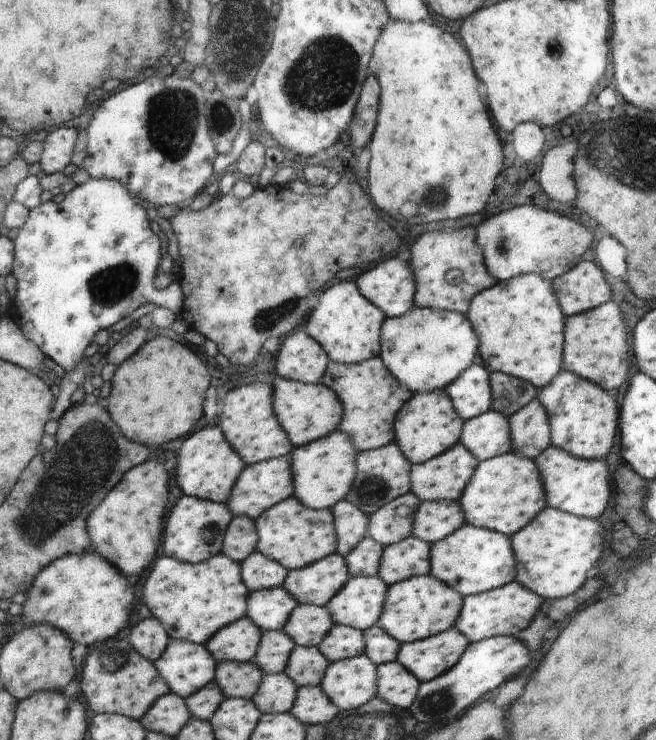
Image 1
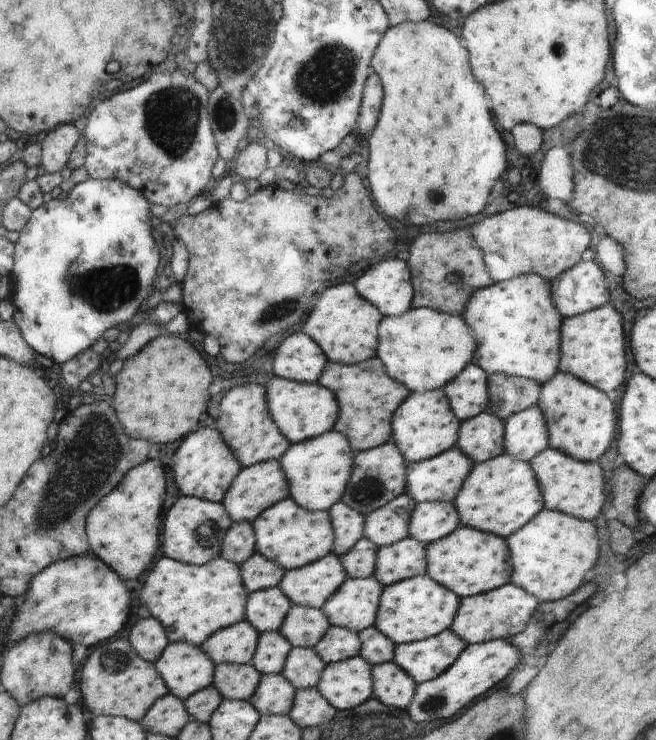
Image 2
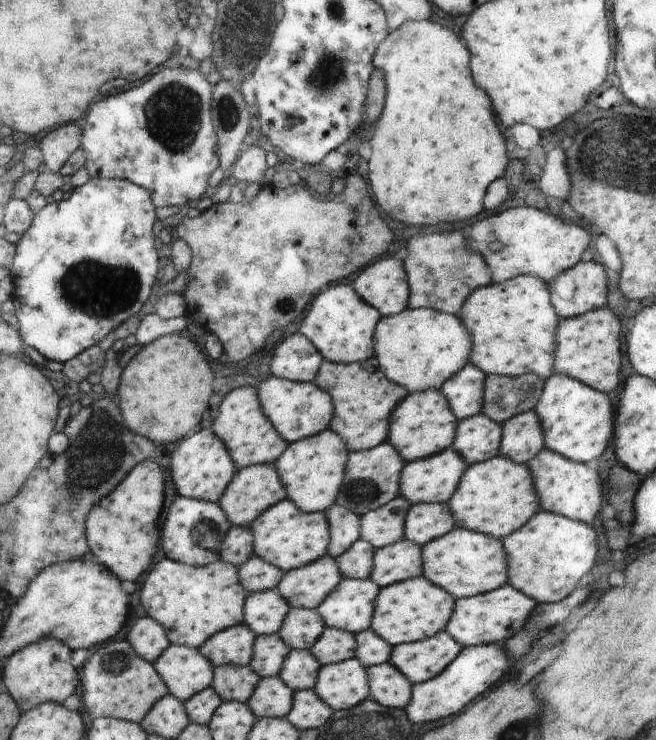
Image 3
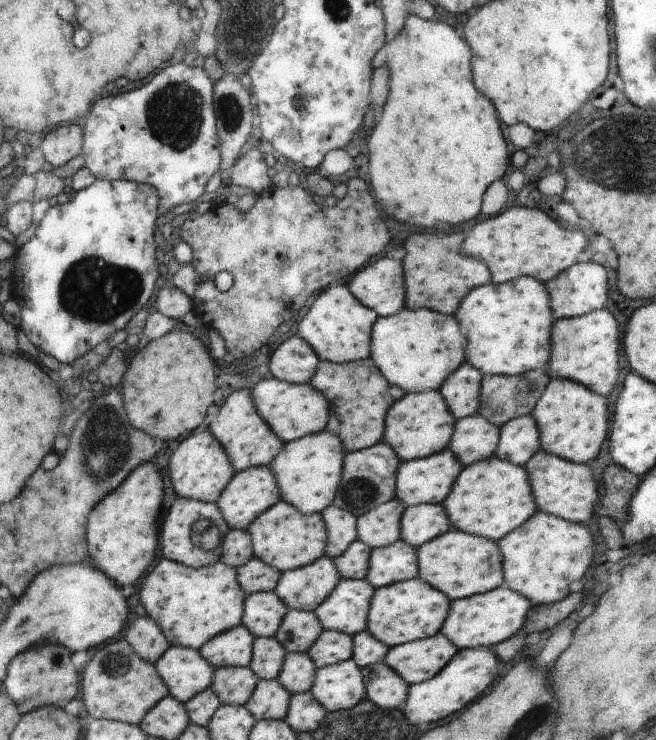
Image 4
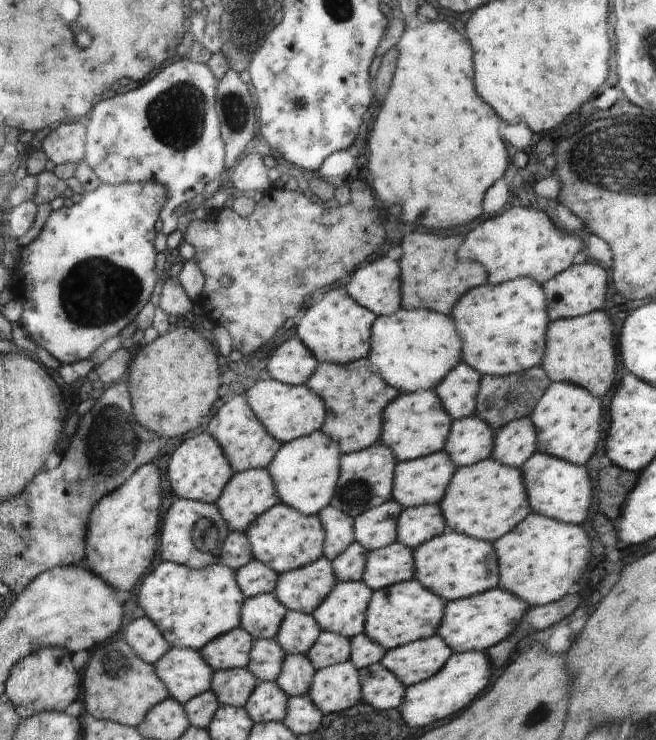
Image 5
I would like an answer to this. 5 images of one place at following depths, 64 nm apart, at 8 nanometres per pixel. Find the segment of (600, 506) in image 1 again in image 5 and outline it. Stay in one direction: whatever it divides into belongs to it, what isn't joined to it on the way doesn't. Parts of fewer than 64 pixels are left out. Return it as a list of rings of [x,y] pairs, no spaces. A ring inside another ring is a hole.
[[[537,451],[526,464],[522,465],[521,471],[527,495],[530,496],[532,513],[548,514],[550,518],[572,524],[582,524],[586,520],[592,502],[592,484],[588,478],[588,470],[584,466]]]

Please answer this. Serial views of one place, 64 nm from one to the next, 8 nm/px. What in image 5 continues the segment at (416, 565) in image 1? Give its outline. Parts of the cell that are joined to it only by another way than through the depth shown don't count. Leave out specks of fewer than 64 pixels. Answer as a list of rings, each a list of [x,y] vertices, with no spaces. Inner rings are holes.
[[[394,541],[391,545],[370,551],[363,581],[375,591],[409,581],[414,576],[414,550]]]

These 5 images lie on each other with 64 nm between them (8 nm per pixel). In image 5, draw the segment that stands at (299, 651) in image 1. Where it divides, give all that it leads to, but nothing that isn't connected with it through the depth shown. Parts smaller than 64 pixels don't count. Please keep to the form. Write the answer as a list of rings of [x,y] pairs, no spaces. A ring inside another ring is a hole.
[[[287,654],[281,668],[276,682],[290,698],[310,694],[317,672],[311,659],[306,655]]]

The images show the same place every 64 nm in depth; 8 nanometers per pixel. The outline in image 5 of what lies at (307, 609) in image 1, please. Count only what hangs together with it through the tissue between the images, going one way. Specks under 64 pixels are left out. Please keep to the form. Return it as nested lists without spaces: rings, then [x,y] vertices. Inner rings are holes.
[[[287,611],[275,639],[286,655],[306,655],[322,631],[313,615]]]

